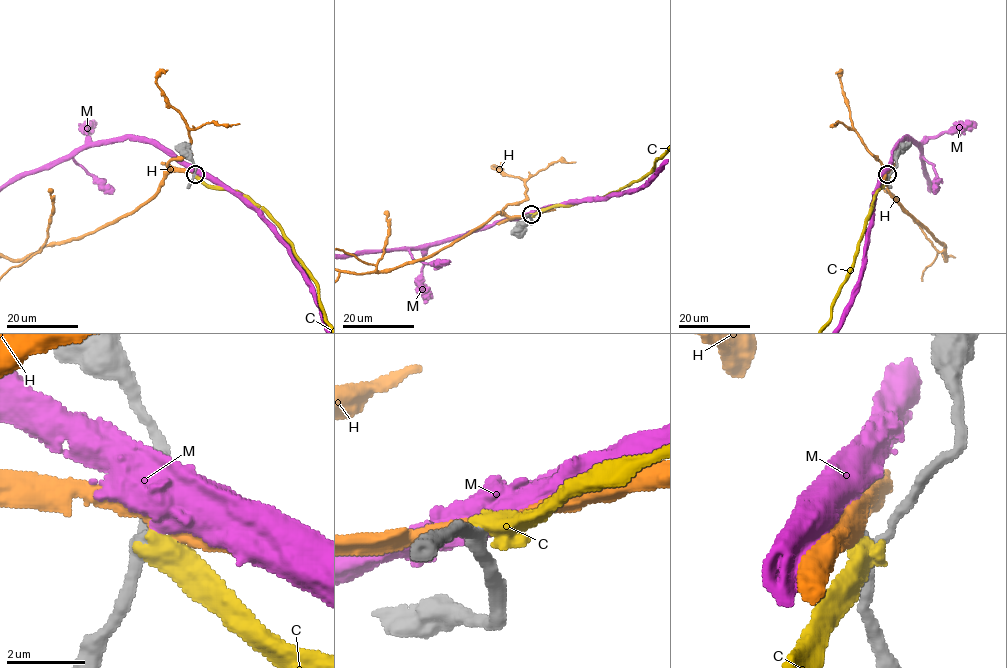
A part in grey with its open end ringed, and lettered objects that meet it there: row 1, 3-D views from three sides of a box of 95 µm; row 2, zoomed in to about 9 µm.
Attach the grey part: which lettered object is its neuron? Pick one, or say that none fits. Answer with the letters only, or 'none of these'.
M

